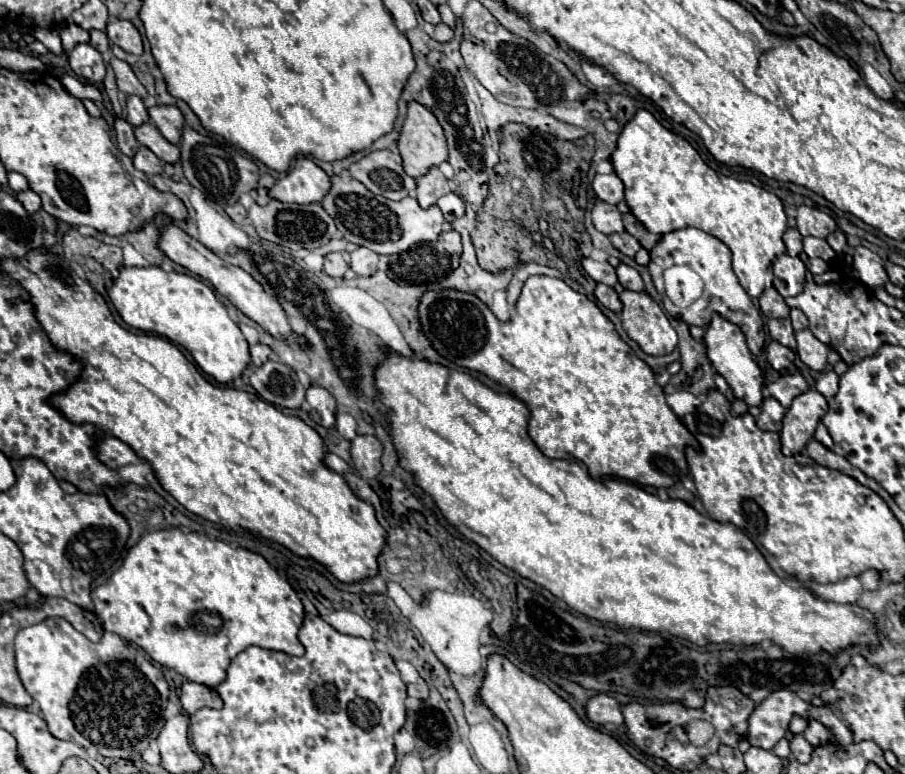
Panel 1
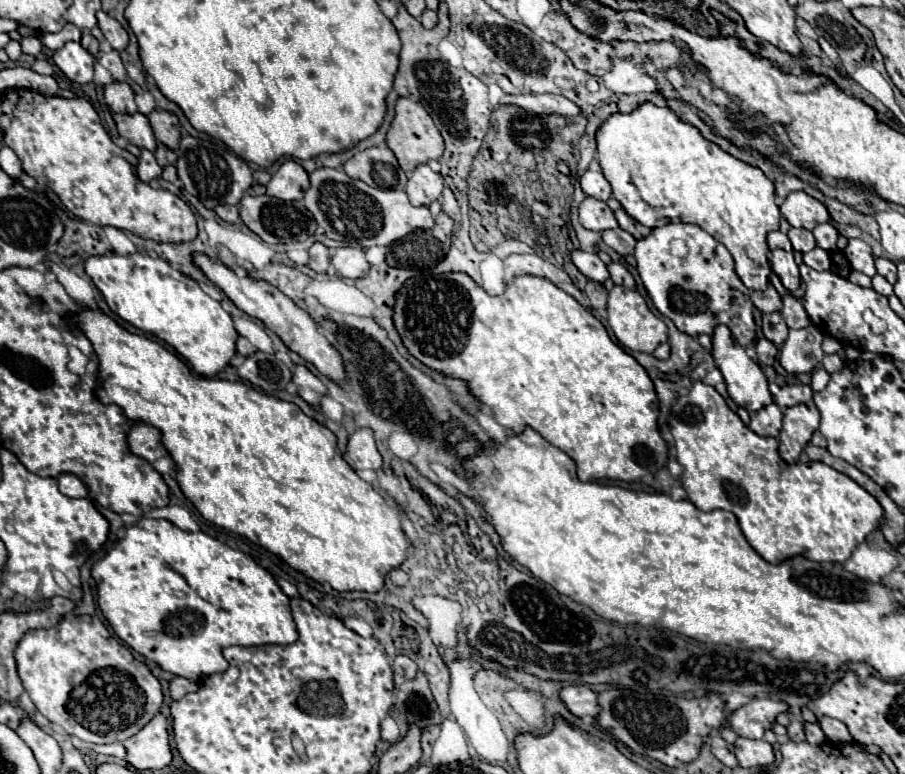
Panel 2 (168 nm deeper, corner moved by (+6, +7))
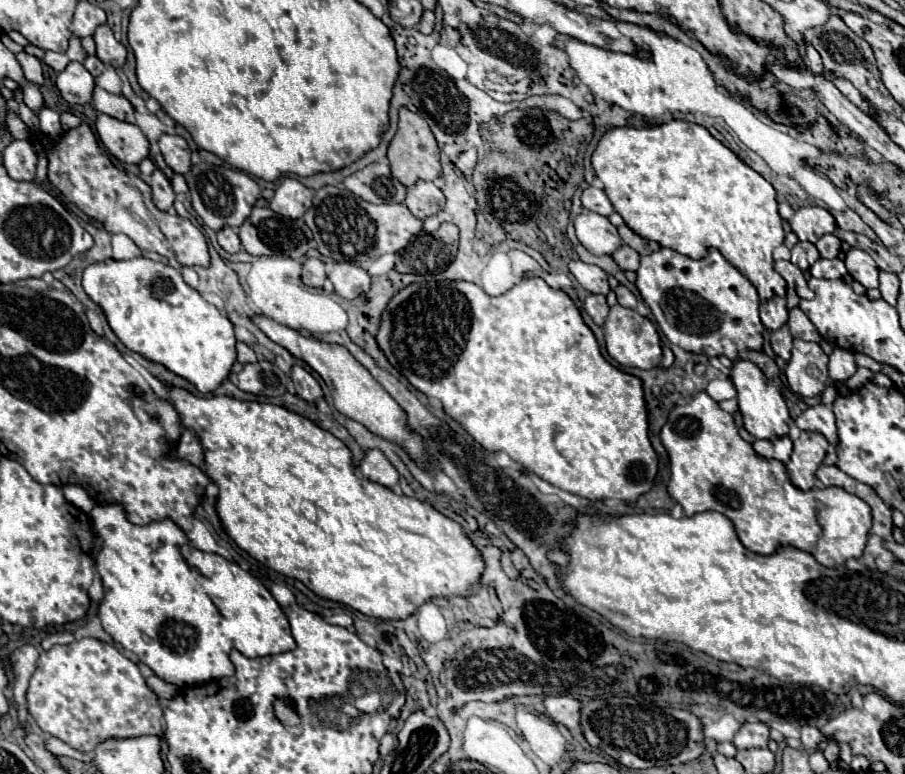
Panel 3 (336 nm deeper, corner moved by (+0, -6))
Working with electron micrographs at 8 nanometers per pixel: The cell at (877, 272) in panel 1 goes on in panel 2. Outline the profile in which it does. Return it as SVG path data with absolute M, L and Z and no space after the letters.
M850 238L848 246L844 248L844 256L848 258L848 262L852 264L854 270L864 272L870 278L876 274L874 256L872 256L872 250L870 250L870 246L866 242L862 242L858 238Z

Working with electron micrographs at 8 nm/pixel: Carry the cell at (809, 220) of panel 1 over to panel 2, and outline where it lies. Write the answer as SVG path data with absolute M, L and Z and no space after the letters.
M790 192L780 206L780 212L794 228L812 230L816 224L828 222L830 214L822 202L808 196L806 192Z

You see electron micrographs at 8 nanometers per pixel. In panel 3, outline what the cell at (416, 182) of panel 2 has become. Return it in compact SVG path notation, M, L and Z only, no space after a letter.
M418 181L408 189L404 203L414 217L426 219L430 215L436 215L444 207L446 195L432 181Z

